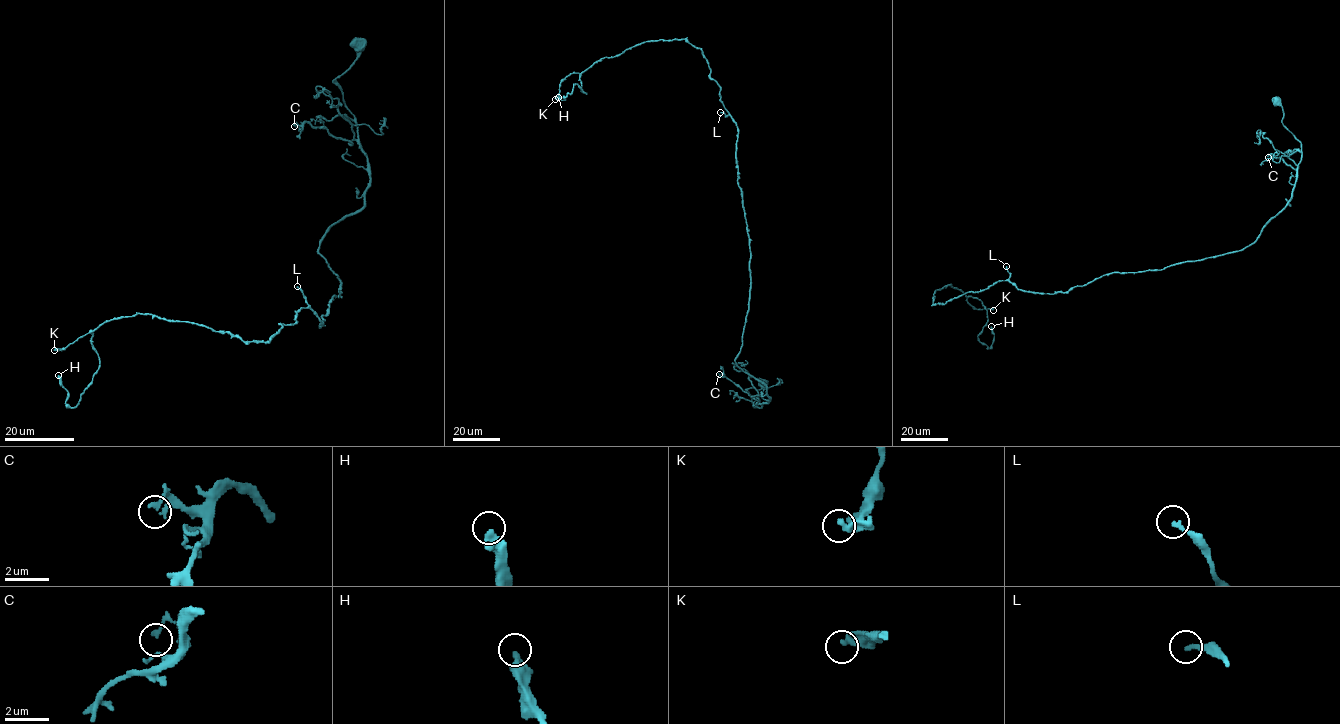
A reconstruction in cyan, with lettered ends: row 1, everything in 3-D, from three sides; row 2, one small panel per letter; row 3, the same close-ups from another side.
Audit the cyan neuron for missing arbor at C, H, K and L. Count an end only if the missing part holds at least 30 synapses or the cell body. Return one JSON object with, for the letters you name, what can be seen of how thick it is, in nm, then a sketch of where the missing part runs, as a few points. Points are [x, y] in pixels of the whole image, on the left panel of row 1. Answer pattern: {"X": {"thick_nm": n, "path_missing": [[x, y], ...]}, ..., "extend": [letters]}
{"L": {"thick_nm": 200, "path_missing": [[297, 286], [266, 229], [259, 152], [228, 86], [230, 34], [214, 19]]}, "extend": ["L"]}

